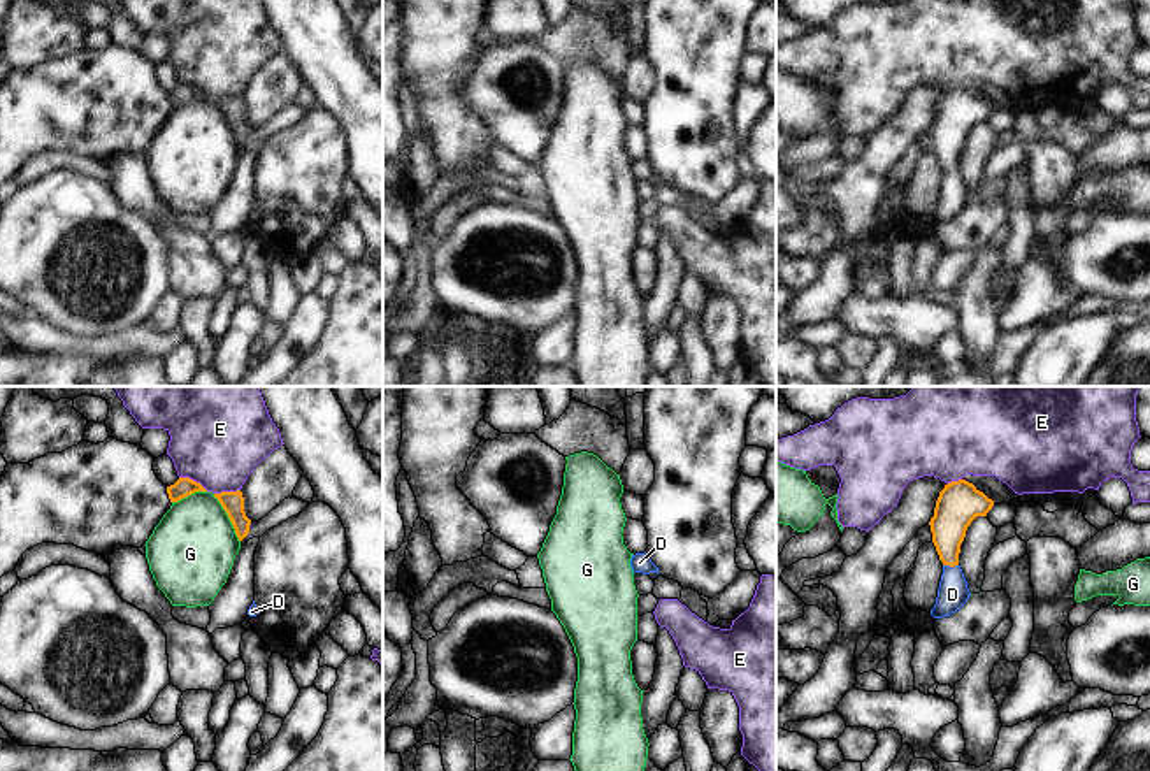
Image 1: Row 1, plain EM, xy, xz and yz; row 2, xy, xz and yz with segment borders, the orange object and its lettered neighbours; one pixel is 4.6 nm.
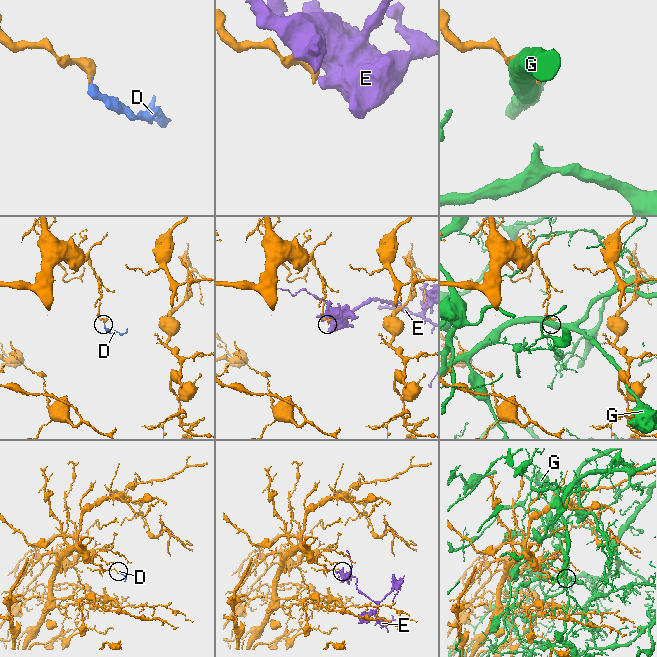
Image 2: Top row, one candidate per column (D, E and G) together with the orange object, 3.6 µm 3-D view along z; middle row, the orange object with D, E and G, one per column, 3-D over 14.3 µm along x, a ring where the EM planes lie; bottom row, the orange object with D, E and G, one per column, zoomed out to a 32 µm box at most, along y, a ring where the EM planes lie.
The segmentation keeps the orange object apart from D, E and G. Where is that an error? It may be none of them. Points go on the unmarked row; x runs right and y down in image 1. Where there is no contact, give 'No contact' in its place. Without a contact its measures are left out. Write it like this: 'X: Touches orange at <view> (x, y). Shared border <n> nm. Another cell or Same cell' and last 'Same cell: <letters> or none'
D: Touches orange at yz (950, 172). Shared border 70 nm. Same cell
E: Touches orange at xy (192, 86). Shared border 150 nm. Another cell
G: Touches orange at xy (229, 123). Shared border 260 nm. Another cell
Same cell: D

